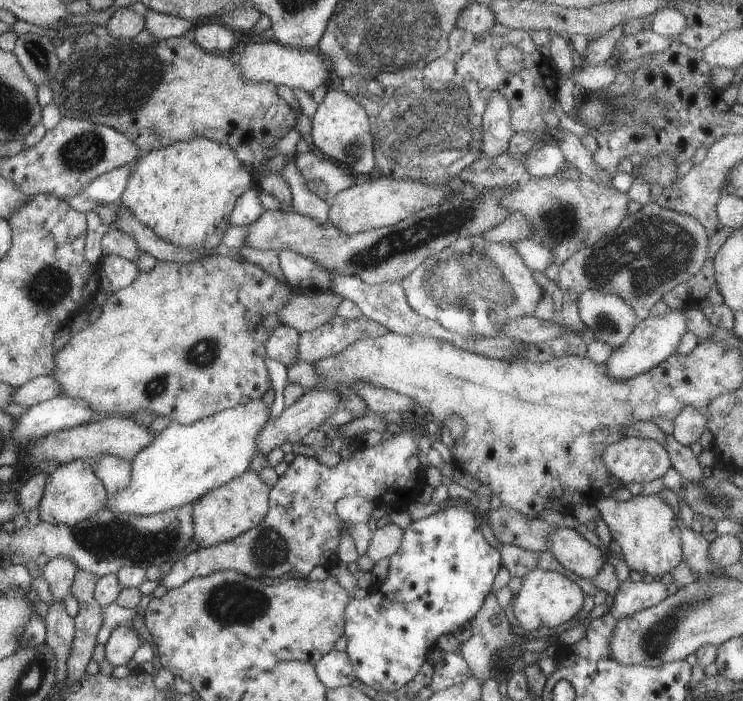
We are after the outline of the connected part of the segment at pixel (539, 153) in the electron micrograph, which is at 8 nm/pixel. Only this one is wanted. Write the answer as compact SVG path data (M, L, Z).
M539 143L532 152L523 157L523 166L528 175L537 176L537 178L554 176L555 172L559 172L567 165L563 152L555 145L545 146Z

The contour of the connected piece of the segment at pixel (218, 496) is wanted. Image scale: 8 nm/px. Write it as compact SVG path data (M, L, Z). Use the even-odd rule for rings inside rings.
M245 470L239 477L203 494L195 502L191 541L204 548L231 541L239 537L239 534L259 525L269 509L269 488L259 479L257 472Z

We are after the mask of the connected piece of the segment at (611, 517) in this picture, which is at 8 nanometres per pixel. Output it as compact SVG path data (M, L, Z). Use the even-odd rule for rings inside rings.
M642 494L627 502L617 502L600 495L592 504L607 525L612 540L619 545L623 560L631 571L640 573L645 579L660 579L682 562L681 532L677 519L672 508L656 494Z

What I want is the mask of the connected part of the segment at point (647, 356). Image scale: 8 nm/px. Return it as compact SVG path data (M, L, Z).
M680 310L639 319L633 332L627 336L627 340L615 348L609 354L609 358L603 362L603 366L606 367L606 375L613 380L629 380L629 378L635 378L635 376L647 372L675 353L675 347L685 333L685 318Z

